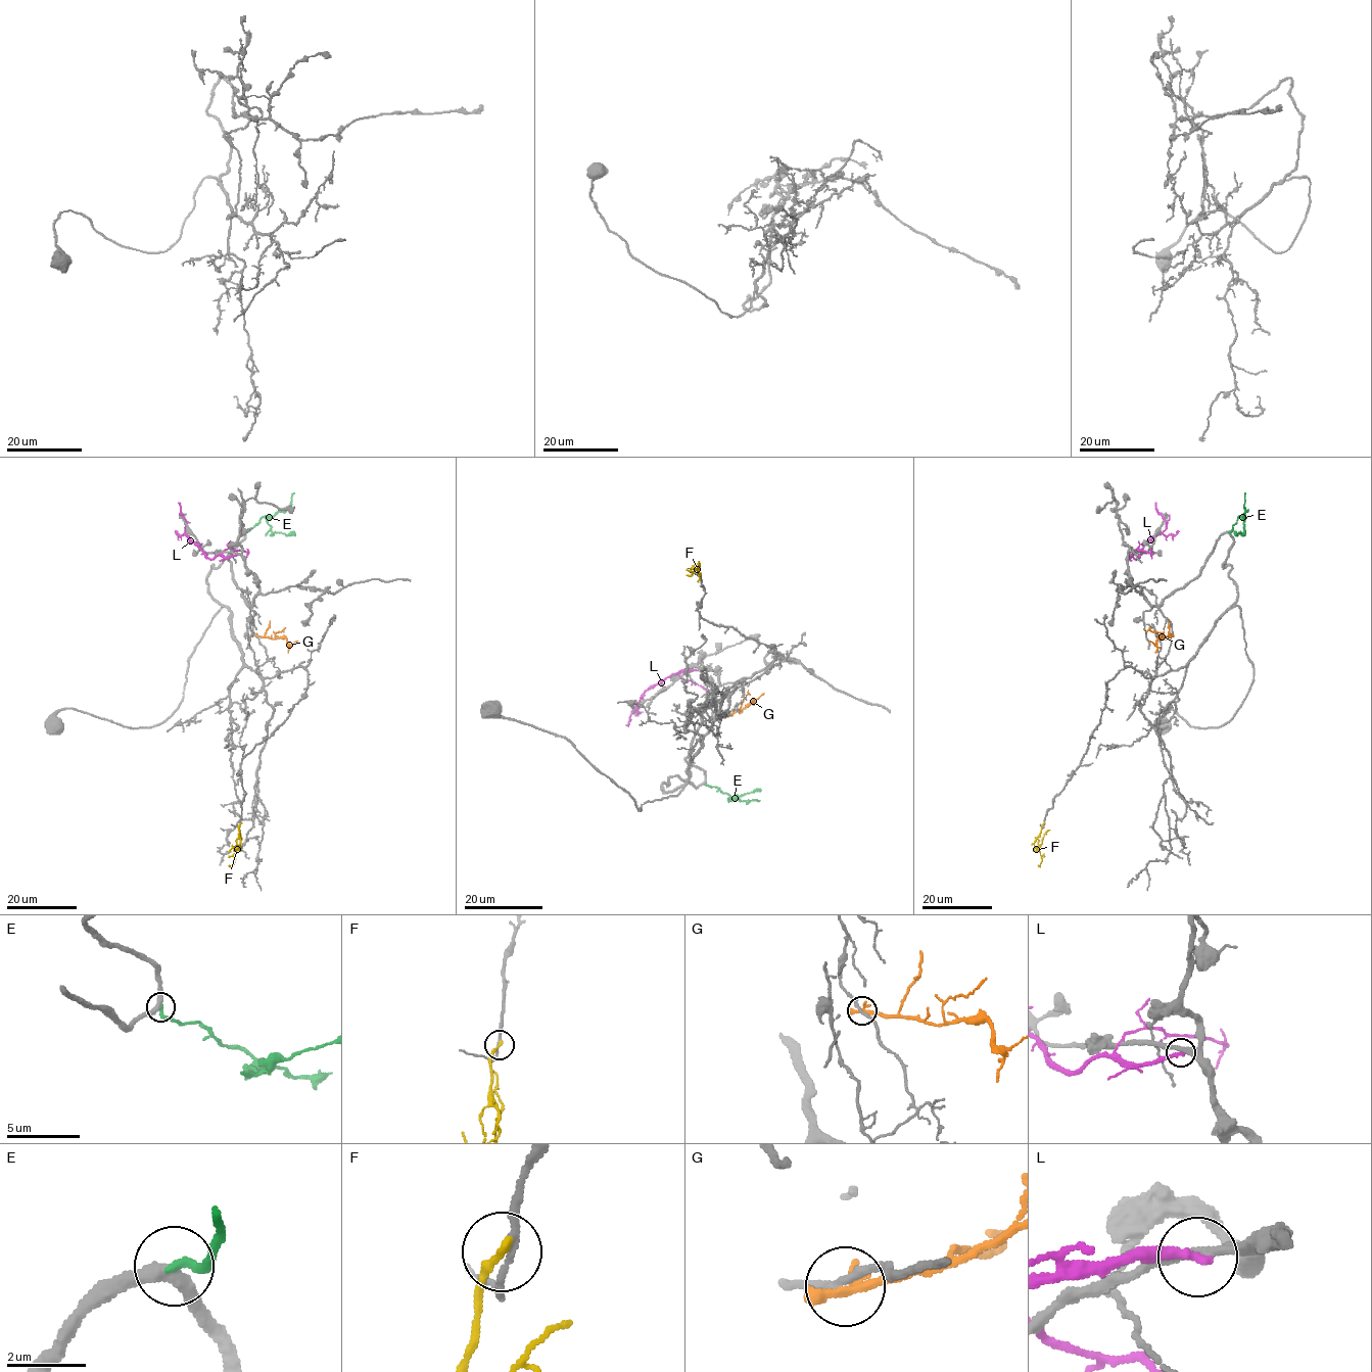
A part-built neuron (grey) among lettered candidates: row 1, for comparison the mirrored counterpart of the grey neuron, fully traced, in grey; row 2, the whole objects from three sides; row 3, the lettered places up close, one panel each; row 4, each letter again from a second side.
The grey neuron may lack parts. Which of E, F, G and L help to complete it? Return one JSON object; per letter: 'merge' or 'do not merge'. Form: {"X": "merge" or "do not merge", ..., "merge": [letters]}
{"E": "do not merge", "F": "merge", "G": "do not merge", "L": "do not merge", "merge": ["F"]}

